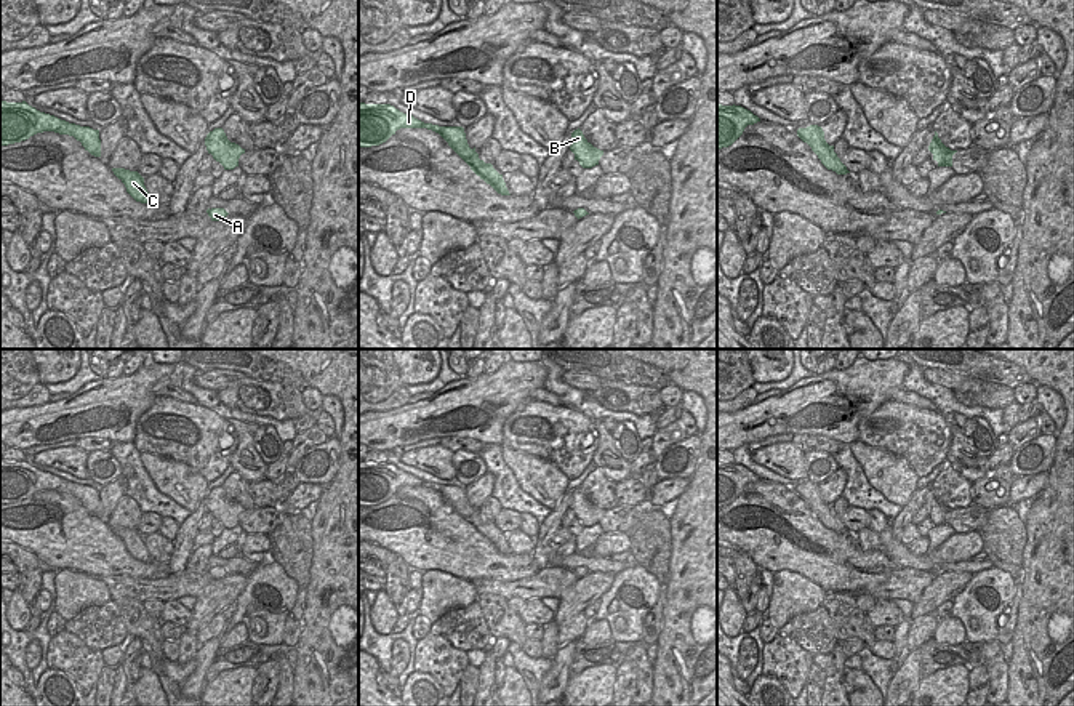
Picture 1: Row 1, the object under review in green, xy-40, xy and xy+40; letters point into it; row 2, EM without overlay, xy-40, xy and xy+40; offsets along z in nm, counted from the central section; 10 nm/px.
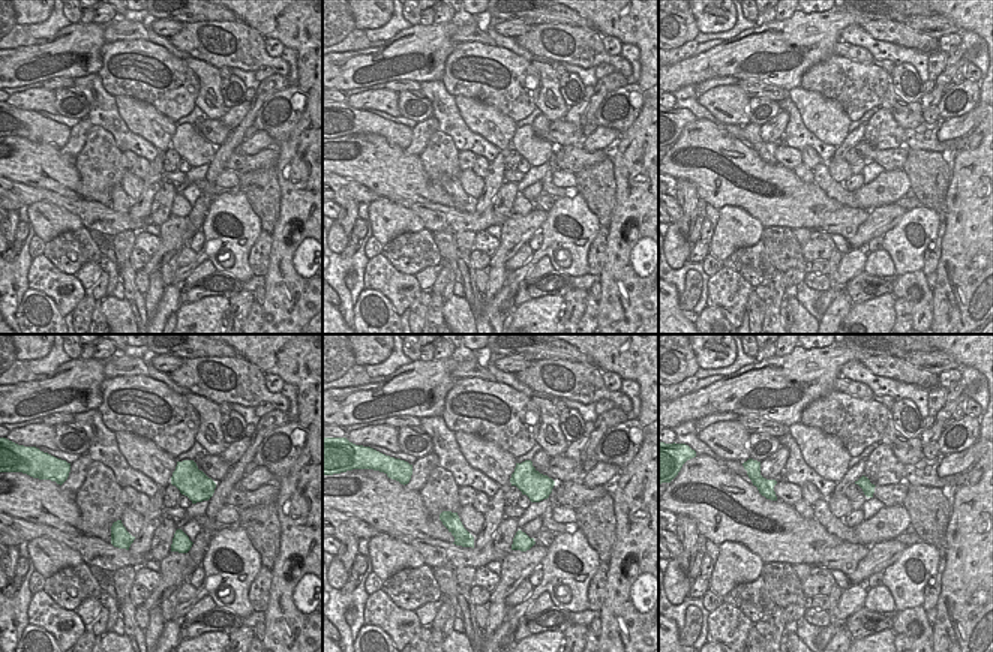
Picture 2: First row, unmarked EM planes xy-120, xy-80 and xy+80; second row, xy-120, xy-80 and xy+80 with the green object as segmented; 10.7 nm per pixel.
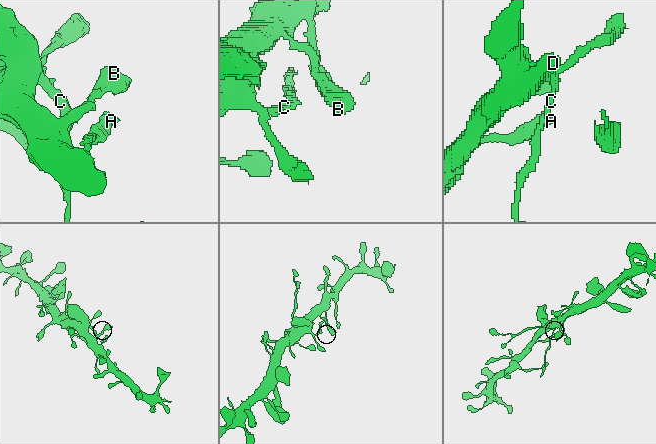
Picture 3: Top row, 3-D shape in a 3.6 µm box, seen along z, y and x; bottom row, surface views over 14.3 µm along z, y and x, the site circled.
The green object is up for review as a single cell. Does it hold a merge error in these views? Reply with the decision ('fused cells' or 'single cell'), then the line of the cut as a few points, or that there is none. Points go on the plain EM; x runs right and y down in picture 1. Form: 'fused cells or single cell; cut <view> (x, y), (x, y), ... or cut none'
fused cells; cut xy (474, 529), (496, 532)

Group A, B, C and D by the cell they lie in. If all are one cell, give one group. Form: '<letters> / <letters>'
A B D / C

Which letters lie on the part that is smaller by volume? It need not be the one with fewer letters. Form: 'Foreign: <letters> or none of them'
Foreign: C

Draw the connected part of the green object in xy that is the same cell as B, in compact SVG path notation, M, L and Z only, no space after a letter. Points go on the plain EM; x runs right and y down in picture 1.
M579 487L571 491L570 509L575 512L575 519L578 519L583 527L599 523L599 519L603 514L603 509L594 506Z

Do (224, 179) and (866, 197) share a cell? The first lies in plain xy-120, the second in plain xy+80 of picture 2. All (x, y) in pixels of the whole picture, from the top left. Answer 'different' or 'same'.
same

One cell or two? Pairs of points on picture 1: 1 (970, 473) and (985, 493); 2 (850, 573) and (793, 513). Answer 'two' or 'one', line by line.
1: two
2: one

